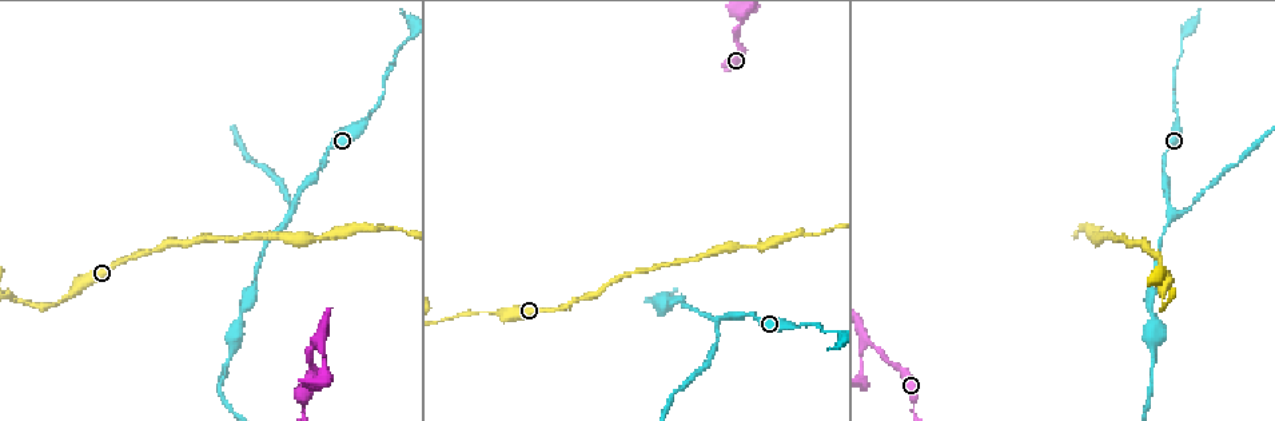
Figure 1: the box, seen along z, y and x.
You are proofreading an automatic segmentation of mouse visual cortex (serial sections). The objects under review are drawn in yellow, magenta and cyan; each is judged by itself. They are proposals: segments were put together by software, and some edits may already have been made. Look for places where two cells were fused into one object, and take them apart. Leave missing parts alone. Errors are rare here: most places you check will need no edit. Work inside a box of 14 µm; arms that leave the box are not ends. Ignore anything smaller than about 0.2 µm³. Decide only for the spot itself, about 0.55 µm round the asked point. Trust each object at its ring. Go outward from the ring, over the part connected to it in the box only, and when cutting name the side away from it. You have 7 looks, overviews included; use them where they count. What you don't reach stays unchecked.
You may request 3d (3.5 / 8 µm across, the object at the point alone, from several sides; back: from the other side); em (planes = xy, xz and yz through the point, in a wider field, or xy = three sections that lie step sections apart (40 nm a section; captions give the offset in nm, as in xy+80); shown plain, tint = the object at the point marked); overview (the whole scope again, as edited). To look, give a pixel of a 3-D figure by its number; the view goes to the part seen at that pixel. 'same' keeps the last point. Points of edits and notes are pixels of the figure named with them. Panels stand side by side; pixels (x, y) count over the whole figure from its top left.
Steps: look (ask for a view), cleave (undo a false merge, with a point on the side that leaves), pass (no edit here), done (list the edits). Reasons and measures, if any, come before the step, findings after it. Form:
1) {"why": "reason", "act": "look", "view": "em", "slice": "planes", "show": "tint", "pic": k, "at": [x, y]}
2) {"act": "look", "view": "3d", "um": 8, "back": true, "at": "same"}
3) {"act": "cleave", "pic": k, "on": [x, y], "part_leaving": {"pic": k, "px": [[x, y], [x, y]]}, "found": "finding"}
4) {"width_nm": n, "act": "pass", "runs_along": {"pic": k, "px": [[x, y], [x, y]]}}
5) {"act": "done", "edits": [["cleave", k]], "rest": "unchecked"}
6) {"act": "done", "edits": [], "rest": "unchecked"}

{"why": "thick turns thin", "act": "look", "view": "3d", "um": 3.5, "pic": 1, "at": [500, 313]}

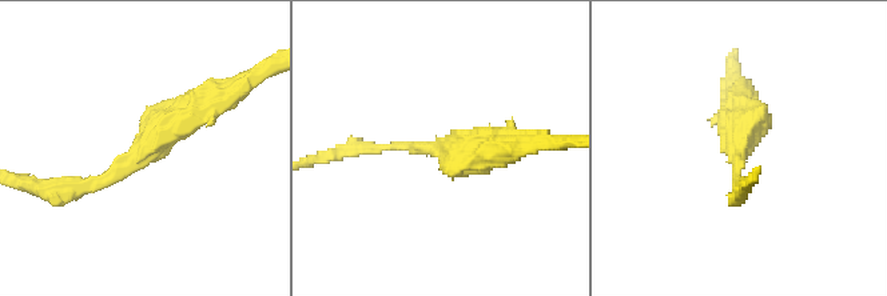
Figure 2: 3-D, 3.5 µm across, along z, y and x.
{"arm_widths_nm": [100, 350], "act": "look", "view": "em", "slice": "xy", "step": 5, "show": "plain", "pic": 2, "at": [736, 149]}

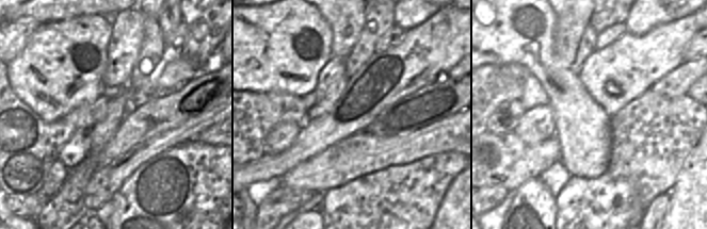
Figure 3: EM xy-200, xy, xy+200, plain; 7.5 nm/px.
{"act": "look", "view": "em", "slice": "xy", "step": 5, "show": "tint", "at": "same"}

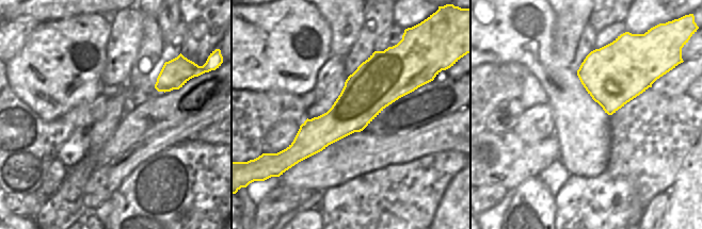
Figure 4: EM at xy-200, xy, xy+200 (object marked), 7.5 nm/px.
{"width_nm": 360, "act": "pass", "runs_along": {"pic": 4, "px": [[386, 52], [383, 71], [298, 158]]}, "found": "all the same cell"}

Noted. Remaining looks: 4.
{"why": "calibre changes", "act": "look", "view": "3d", "um": 8, "pic": 1, "at": [795, 326]}

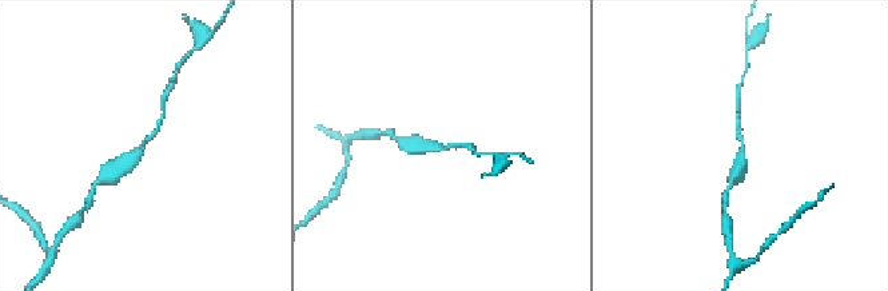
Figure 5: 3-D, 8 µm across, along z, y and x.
{"arm_widths_nm": [150, 350], "act": "look", "view": "em", "slice": "xy", "step": 5, "show": "tint", "pic": 5, "at": [740, 148]}

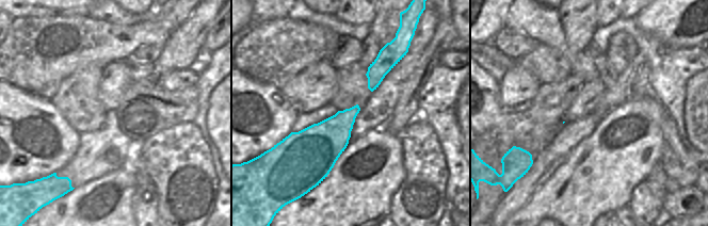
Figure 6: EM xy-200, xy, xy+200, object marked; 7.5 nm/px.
{"act": "pass", "runs_along": {"pic": 5, "px": [[111, 175], [131, 162], [162, 118]]}, "found": "all the same cell"}

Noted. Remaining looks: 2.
{"why": "three arms meet", "act": "look", "view": "3d", "um": 3.5, "pic": 1, "at": [292, 214]}

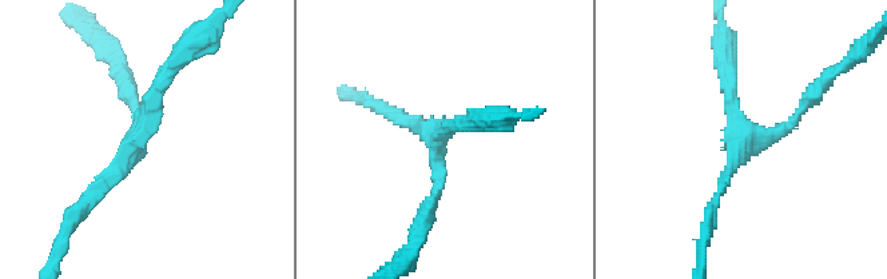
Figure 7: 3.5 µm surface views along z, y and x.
{"arms": 3, "arm_widths_nm": [150, 150, 200], "act": "look", "view": "em", "slice": "xy", "step": 1, "show": "tint", "pic": 7, "at": [738, 133]}

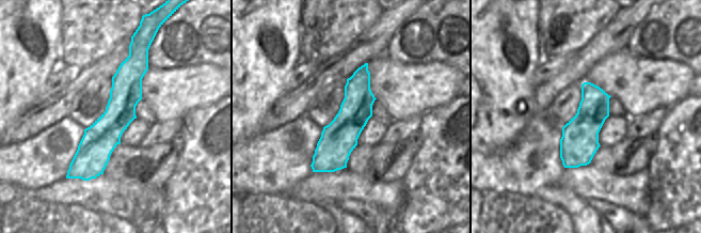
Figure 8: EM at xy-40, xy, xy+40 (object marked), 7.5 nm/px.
{"width_nm": 280, "act": "pass", "runs_along": {"pic": 7, "px": [[181, 58], [127, 160], [87, 200]]}, "found": "one cell here"}

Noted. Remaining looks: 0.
{"act": "done", "edits": [], "rest": "unchecked"}

